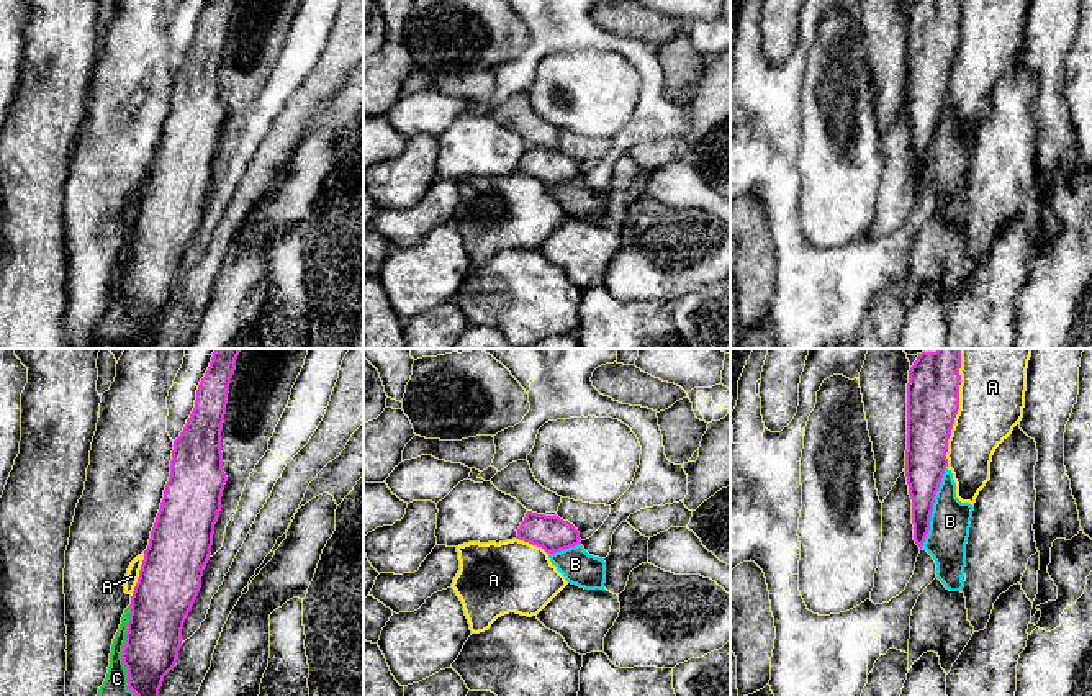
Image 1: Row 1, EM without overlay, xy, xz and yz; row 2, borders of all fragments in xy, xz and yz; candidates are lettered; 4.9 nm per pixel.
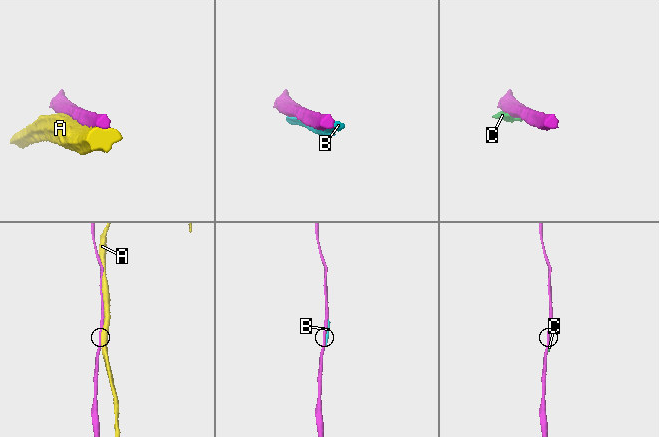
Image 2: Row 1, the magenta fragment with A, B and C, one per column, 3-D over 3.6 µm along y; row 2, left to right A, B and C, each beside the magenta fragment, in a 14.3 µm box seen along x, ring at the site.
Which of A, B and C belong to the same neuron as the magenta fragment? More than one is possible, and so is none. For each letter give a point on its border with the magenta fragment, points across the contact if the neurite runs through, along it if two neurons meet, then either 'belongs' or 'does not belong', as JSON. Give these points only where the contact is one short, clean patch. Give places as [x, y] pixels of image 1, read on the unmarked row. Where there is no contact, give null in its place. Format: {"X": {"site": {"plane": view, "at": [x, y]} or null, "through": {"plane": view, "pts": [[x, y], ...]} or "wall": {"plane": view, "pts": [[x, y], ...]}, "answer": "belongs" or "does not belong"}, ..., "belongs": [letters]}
{"A": {"site": {"plane": "yz", "at": [955, 49]}, "answer": "does not belong"}, "B": {"site": {"plane": "yz", "at": [932, 141]}, "answer": "does not belong"}, "C": {"site": {"plane": "xy", "at": [121, 290]}, "answer": "does not belong"}, "belongs": []}

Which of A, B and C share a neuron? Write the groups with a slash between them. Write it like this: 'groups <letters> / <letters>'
groups A / B C

